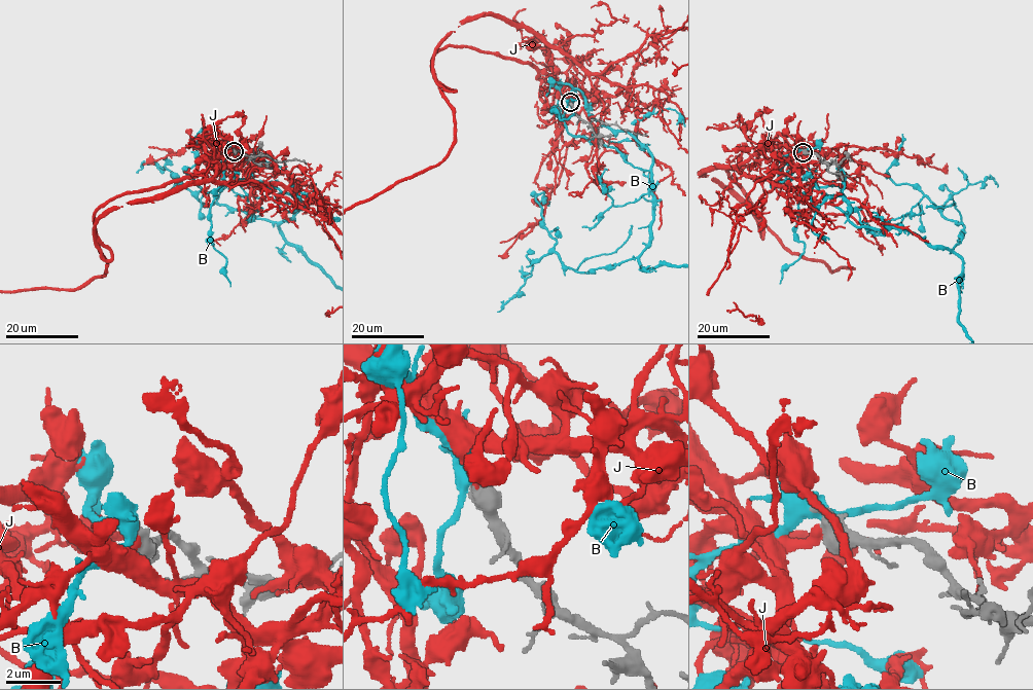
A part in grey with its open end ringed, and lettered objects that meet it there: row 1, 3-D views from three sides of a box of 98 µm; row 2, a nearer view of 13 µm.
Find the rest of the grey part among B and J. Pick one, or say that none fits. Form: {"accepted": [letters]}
{"accepted": ["J"]}

